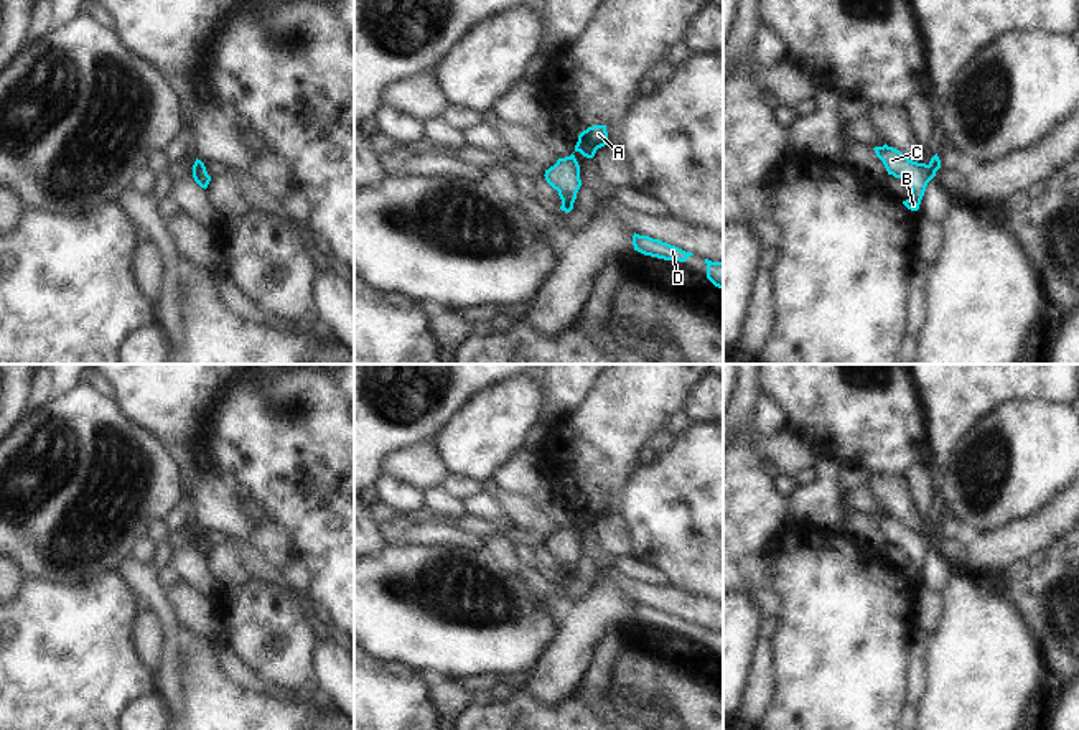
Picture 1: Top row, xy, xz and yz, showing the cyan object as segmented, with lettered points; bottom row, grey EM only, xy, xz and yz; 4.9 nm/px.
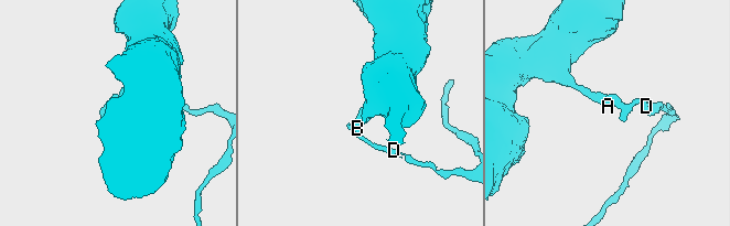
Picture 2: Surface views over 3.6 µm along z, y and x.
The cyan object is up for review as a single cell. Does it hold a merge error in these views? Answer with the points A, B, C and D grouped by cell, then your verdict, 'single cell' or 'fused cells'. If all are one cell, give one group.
A B C / D; fused cells

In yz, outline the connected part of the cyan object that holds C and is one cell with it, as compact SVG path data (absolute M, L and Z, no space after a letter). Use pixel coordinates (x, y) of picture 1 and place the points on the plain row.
M886 512L883 516L875 516L873 519L883 531L888 544L901 547L911 557L911 567L903 570L903 573L911 580L918 580L926 555L936 545L936 540L926 532L909 529L899 519L888 516Z

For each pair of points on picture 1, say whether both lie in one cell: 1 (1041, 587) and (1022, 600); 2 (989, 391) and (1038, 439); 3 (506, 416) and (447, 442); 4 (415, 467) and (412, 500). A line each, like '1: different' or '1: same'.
1: same
2: different
3: same
4: different

